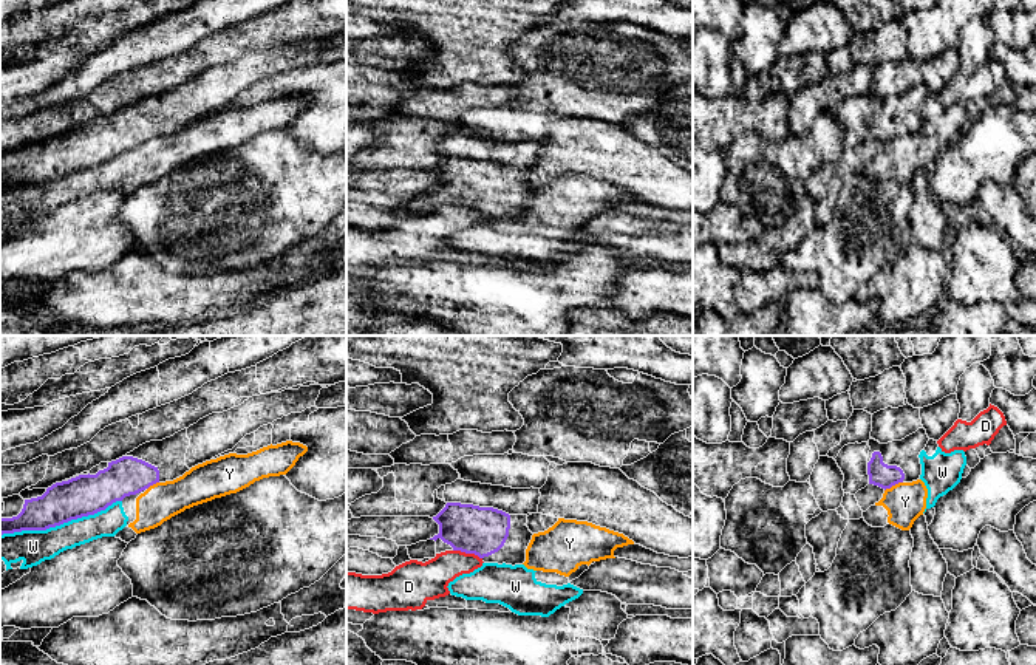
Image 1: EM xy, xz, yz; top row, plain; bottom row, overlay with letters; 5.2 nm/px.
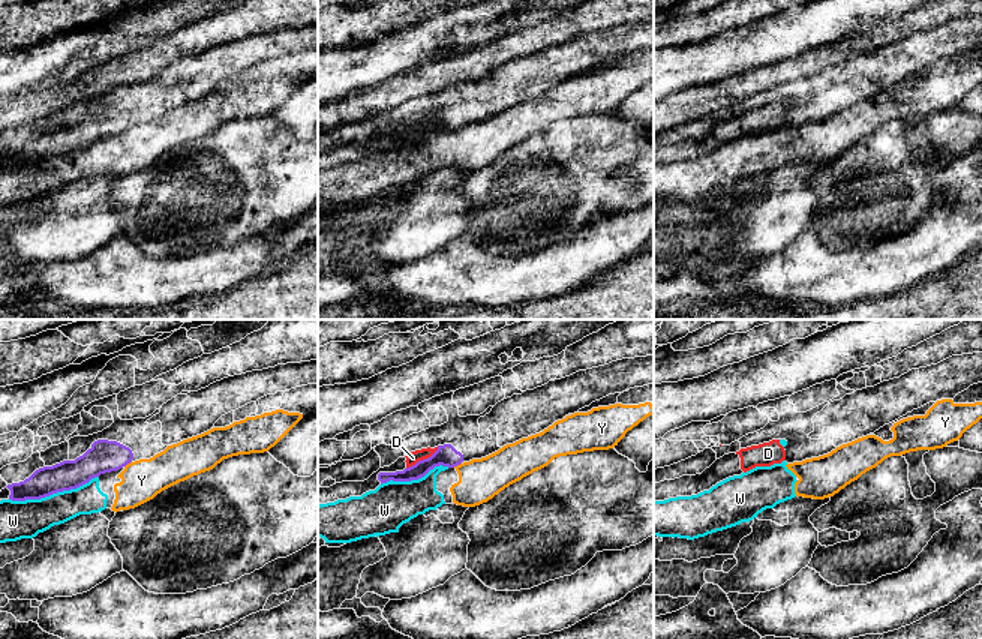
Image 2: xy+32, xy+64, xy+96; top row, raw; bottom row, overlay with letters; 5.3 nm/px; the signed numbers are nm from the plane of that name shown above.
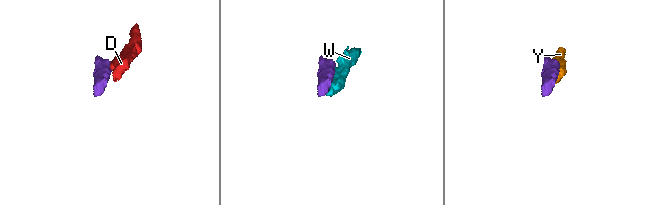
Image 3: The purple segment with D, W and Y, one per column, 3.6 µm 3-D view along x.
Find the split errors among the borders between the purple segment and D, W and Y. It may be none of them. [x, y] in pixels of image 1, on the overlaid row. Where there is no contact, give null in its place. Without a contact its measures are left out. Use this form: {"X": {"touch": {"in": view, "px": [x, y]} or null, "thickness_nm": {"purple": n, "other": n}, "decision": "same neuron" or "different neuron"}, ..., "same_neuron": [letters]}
{"D": {"touch": {"in": "xz", "px": [467, 552]}, "thickness_nm": {"purple": 260, "other": 200}, "decision": "different neuron"}, "W": {"touch": {"in": "xy", "px": [61, 523]}, "thickness_nm": {"purple": 220, "other": 180}, "decision": "different neuron"}, "Y": {"touch": {"in": "yz", "px": [892, 484]}, "thickness_nm": {"purple": 120, "other": 200}, "decision": "different neuron"}, "same_neuron": []}

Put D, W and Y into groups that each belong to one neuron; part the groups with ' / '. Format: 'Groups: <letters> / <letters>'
Groups: D / W Y

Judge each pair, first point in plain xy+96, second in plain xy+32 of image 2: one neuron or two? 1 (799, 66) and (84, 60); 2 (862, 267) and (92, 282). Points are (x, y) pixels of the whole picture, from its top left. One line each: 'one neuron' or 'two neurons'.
1: two neurons
2: one neuron

